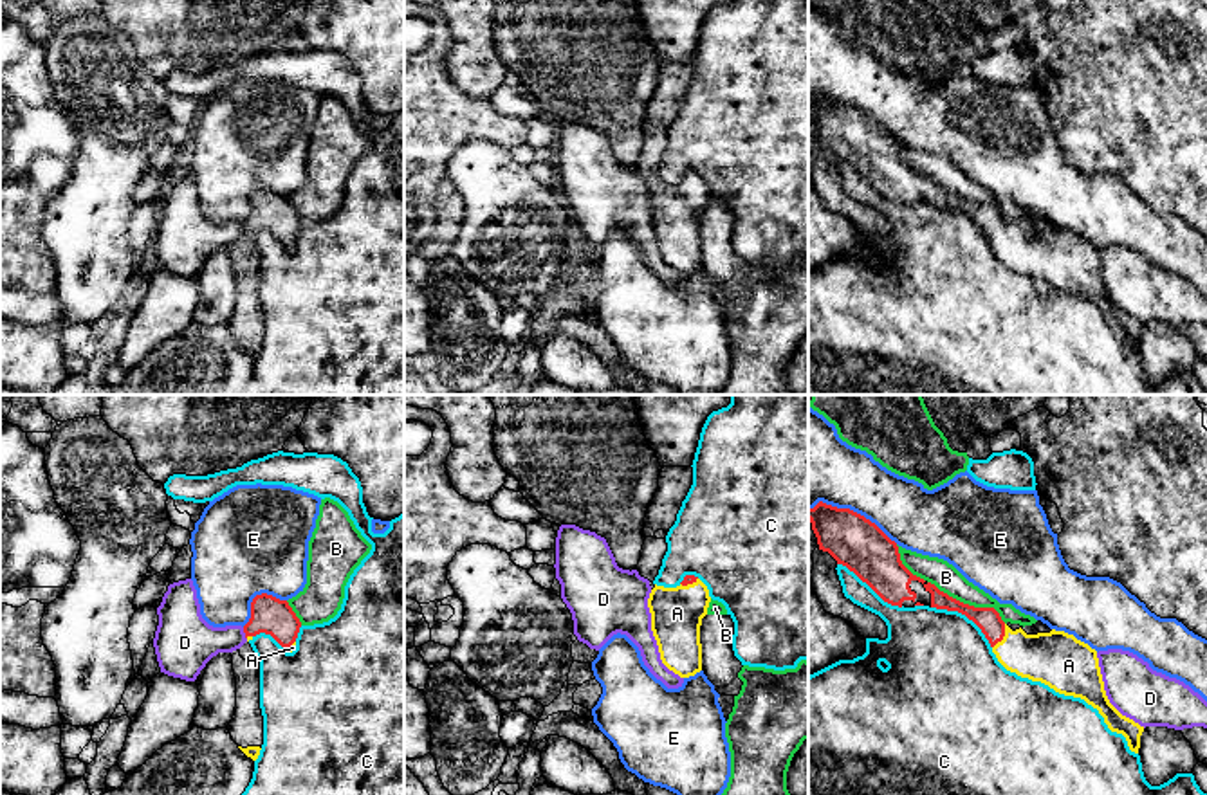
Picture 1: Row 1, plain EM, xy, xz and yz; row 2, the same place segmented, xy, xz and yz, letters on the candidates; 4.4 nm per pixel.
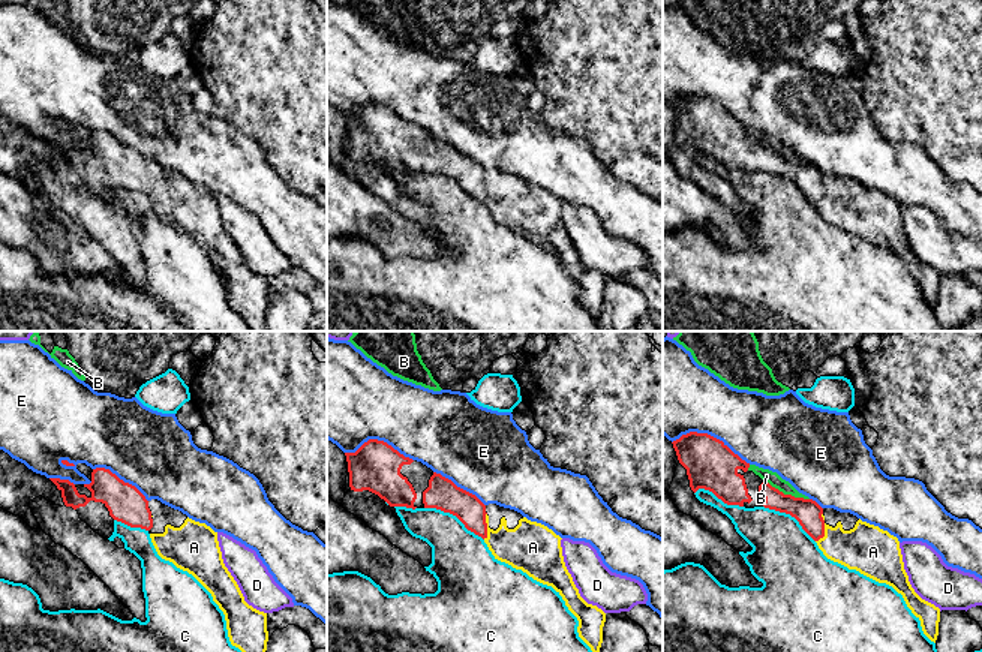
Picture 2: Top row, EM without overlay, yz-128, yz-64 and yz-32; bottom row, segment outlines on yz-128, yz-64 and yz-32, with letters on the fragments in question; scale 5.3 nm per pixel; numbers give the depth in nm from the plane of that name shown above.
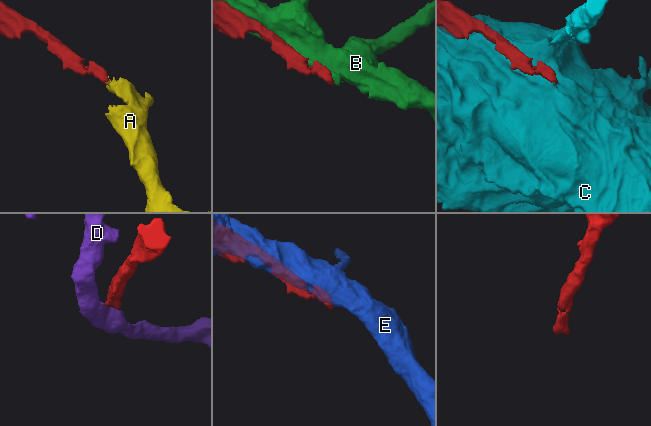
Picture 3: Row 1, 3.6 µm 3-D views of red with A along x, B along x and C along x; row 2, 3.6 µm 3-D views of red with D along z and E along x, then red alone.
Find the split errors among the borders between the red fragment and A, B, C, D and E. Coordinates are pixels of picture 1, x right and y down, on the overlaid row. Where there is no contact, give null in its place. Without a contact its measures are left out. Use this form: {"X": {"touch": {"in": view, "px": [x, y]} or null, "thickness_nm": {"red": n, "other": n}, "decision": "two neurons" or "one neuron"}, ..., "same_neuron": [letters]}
{"A": {"touch": {"in": "yz", "px": [1004, 635]}, "thickness_nm": {"red": 110, "other": 240}, "decision": "one neuron"}, "B": {"touch": {"in": "yz", "px": [967, 604]}, "thickness_nm": {"red": 110, "other": 120}, "decision": "two neurons"}, "C": {"touch": {"in": "yz", "px": [966, 615]}, "thickness_nm": {"red": 110, "other": 460}, "decision": "two neurons"}, "D": {"touch": {"in": "xy", "px": [244, 631]}, "thickness_nm": {"red": 170, "other": 240}, "decision": "two neurons"}, "E": {"touch": {"in": "yz", "px": [852, 511]}, "thickness_nm": {"red": 240, "other": 300}, "decision": "two neurons"}, "same_neuron": ["A"]}

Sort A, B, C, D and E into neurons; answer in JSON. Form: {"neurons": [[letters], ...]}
{"neurons": [["A"], ["B"], ["C"], ["D"], ["E"]]}

